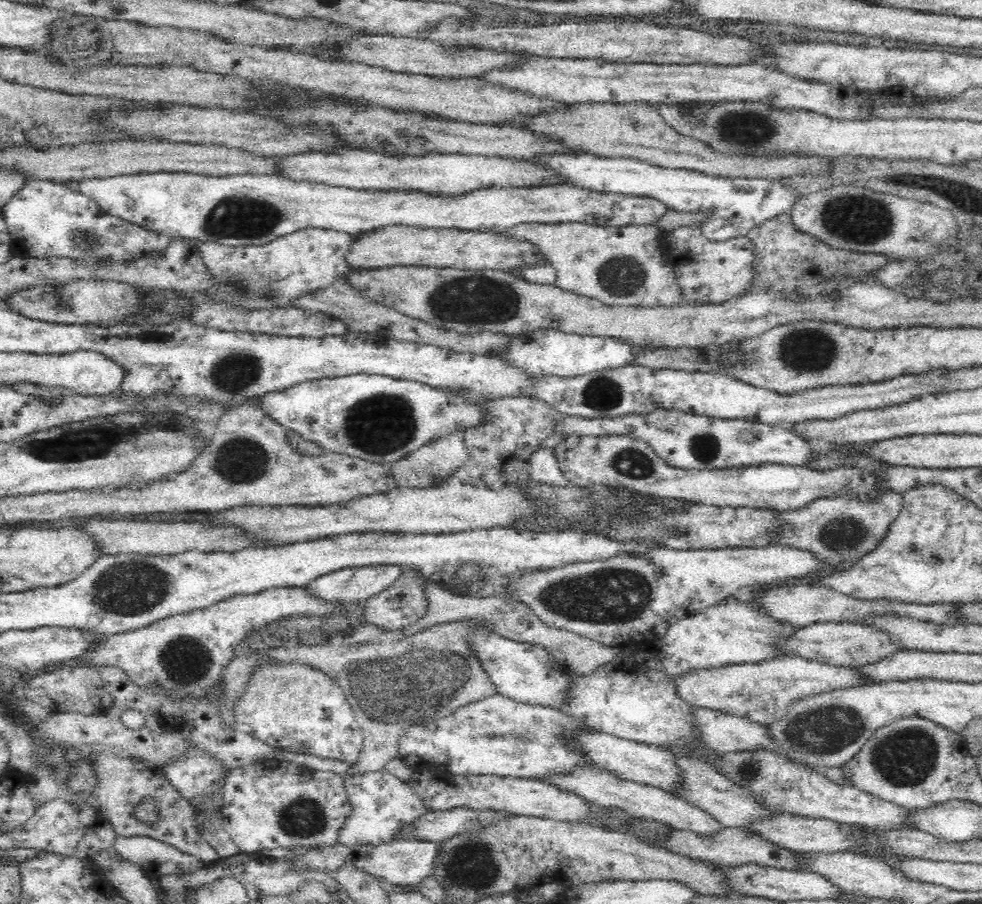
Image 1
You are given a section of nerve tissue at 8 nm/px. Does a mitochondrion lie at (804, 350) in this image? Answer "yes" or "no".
yes

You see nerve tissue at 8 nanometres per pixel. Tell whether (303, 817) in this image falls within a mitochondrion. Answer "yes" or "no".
yes

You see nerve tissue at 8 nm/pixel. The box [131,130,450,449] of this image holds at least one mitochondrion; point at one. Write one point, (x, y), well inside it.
(232, 217)

